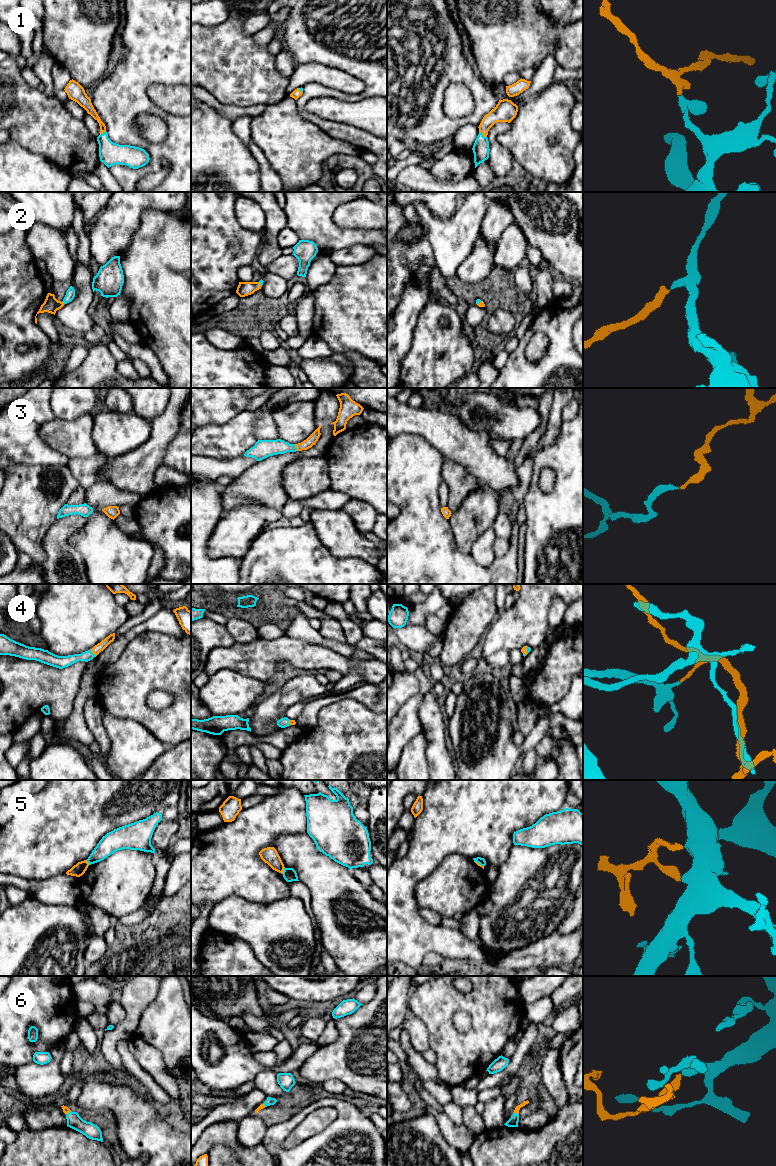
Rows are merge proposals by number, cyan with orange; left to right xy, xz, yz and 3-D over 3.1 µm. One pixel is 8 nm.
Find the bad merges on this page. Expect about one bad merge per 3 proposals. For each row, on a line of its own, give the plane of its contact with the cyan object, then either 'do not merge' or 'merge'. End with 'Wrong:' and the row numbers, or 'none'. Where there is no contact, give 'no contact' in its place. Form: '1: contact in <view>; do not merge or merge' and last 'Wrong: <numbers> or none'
1: contact in yz; merge
2: contact in xy; merge
3: contact in xz; merge
4: contact in xy; merge
5: contact in xz; do not merge
6: contact in yz; merge
Wrong: 5

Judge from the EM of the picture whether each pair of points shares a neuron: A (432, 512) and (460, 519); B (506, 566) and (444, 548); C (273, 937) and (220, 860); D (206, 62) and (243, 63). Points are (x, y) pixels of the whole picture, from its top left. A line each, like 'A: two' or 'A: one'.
A: two
B: one
C: two
D: one

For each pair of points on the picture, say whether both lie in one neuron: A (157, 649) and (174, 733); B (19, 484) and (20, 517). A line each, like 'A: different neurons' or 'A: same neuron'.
A: same neuron
B: same neuron

